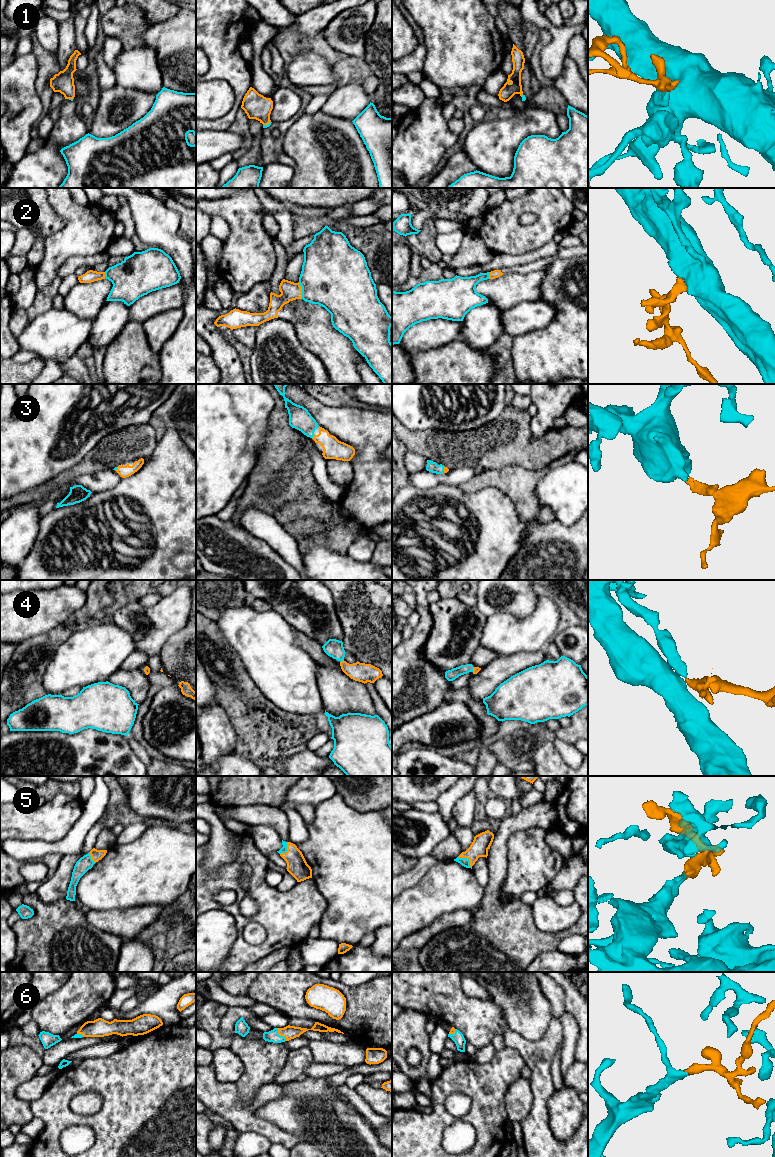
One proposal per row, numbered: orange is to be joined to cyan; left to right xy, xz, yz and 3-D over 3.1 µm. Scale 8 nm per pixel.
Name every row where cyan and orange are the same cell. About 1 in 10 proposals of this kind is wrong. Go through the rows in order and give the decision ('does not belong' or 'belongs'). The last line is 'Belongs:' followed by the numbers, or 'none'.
1: belongs
2: belongs
3: belongs
4: belongs
5: belongs
6: belongs
Belongs: 1, 2, 3, 4, 5, 6

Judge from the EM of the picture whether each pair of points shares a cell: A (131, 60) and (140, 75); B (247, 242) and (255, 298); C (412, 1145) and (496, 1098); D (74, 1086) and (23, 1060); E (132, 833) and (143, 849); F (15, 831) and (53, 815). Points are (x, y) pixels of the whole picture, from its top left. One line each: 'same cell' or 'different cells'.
A: same cell
B: different cells
C: same cell
D: different cells
E: different cells
F: same cell

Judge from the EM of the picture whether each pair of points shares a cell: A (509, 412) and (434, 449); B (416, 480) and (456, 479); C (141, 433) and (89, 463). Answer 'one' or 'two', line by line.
A: one
B: one
C: one

